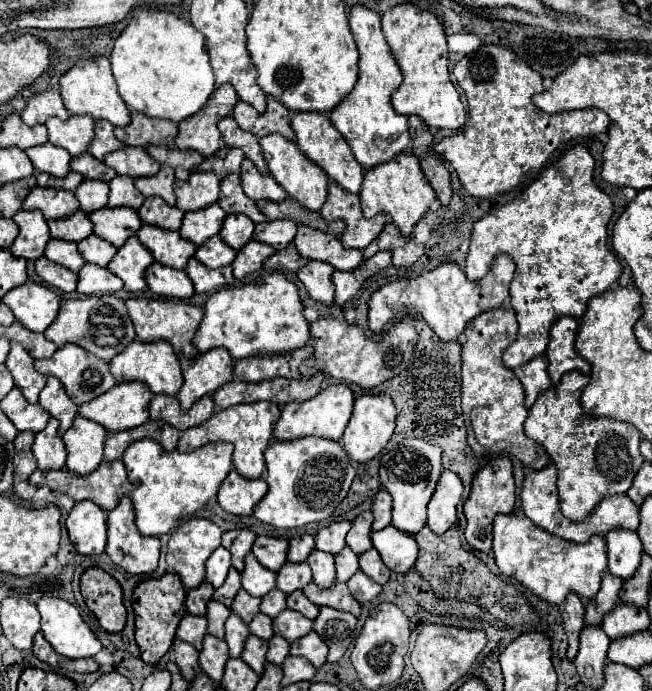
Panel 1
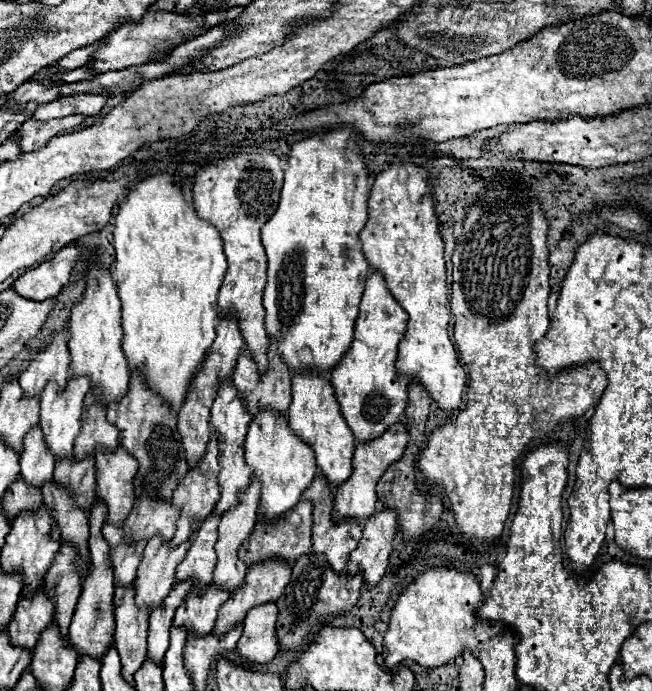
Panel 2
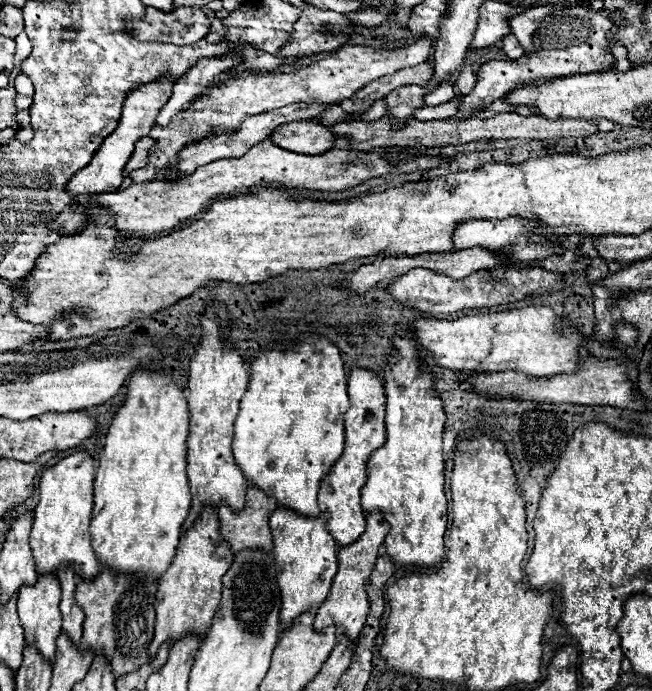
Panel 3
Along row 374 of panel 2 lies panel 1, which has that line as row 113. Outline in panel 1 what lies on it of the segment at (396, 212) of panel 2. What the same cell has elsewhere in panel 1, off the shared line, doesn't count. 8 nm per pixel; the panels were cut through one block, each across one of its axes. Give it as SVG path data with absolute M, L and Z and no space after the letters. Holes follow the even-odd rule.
M400 4L382 14L382 32L404 74L402 84L392 94L392 106L398 114L420 116L430 128L460 130L466 112L448 74L446 34L434 12L420 10L414 4Z

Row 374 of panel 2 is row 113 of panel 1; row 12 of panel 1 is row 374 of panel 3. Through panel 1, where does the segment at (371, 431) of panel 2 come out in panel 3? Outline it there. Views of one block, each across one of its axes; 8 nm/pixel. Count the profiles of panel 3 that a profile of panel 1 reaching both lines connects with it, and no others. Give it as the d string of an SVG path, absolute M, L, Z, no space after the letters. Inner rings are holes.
M354 368L348 380L348 396L350 408L344 414L346 422L346 442L344 452L332 466L332 470L324 476L318 494L320 516L326 520L328 532L334 536L338 546L346 546L356 542L366 530L366 516L360 506L360 490L368 478L368 458L374 450L378 450L386 442L386 426L384 426L384 406L386 394L380 376L366 368Z

